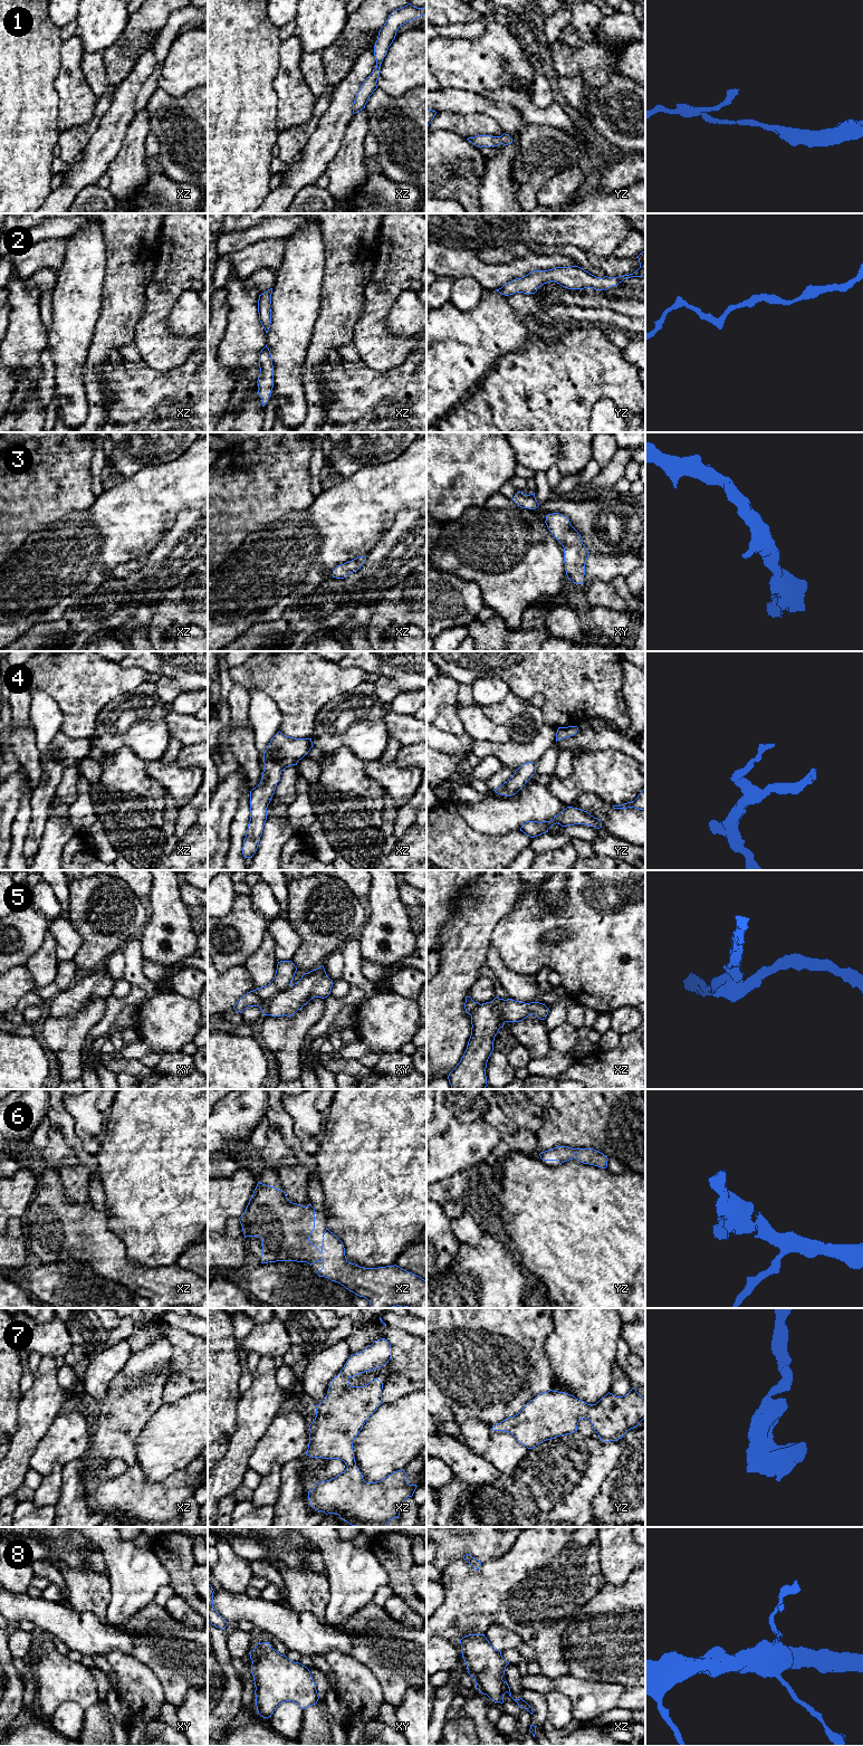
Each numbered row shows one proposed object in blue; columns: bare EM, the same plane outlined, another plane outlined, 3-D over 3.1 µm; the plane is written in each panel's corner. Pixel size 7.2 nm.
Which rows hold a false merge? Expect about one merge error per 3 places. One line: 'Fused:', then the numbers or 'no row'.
Fused: 5, 8

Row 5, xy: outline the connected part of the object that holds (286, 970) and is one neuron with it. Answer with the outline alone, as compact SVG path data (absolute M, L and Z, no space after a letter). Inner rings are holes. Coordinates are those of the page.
M280 961L274 980L266 986L256 989L257 995L263 1000L270 1000L275 994L287 990L291 985L297 967L291 961Z

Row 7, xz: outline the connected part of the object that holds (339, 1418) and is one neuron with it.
M385 1338L377 1339L361 1353L351 1355L339 1374L329 1383L326 1399L315 1406L316 1418L309 1425L309 1443L305 1454L311 1458L339 1459L347 1466L337 1477L320 1481L308 1491L309 1504L315 1510L338 1515L355 1527L386 1527L391 1519L399 1518L404 1500L412 1497L418 1487L407 1483L404 1469L381 1481L366 1482L355 1462L353 1442L367 1419L383 1403L383 1384L373 1378L364 1386L351 1386L348 1378L382 1367L389 1363L391 1356L392 1347Z

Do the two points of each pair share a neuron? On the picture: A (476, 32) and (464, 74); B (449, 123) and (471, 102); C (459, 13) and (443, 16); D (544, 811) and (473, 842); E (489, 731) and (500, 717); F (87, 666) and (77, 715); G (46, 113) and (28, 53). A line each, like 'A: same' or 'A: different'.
A: different
B: different
C: same
D: different
E: different
F: same
G: same

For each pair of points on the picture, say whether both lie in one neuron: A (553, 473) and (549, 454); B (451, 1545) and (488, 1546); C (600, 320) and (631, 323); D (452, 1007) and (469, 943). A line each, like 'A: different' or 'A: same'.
A: different
B: same
C: same
D: same

